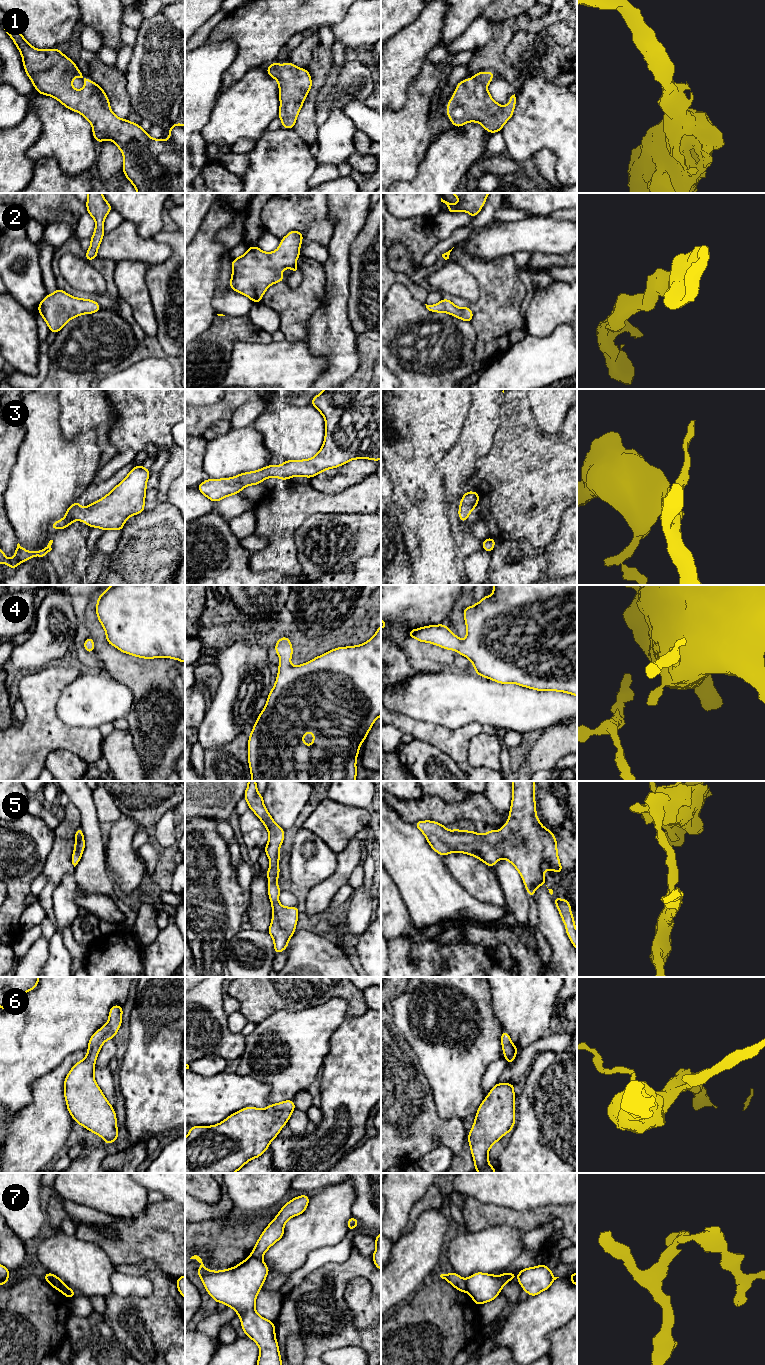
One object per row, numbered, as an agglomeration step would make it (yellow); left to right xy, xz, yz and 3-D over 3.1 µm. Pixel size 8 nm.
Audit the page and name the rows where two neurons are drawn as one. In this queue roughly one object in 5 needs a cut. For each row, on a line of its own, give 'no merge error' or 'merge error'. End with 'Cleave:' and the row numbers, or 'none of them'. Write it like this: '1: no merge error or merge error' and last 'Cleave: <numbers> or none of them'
1: no merge error
2: no merge error
3: no merge error
4: no merge error
5: no merge error
6: no merge error
7: merge error
Cleave: 7

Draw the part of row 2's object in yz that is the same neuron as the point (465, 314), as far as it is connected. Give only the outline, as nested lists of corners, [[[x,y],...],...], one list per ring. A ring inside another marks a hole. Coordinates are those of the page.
[[[444,298],[436,305],[425,305],[426,308],[433,313],[445,312],[467,322],[471,322],[473,318],[473,312],[469,306],[465,308],[459,308],[455,306],[449,299]]]

